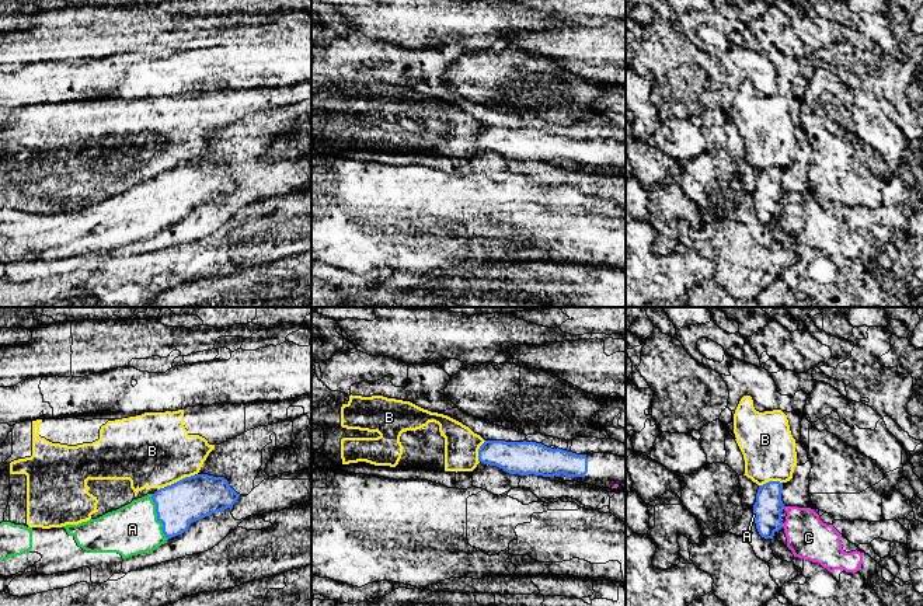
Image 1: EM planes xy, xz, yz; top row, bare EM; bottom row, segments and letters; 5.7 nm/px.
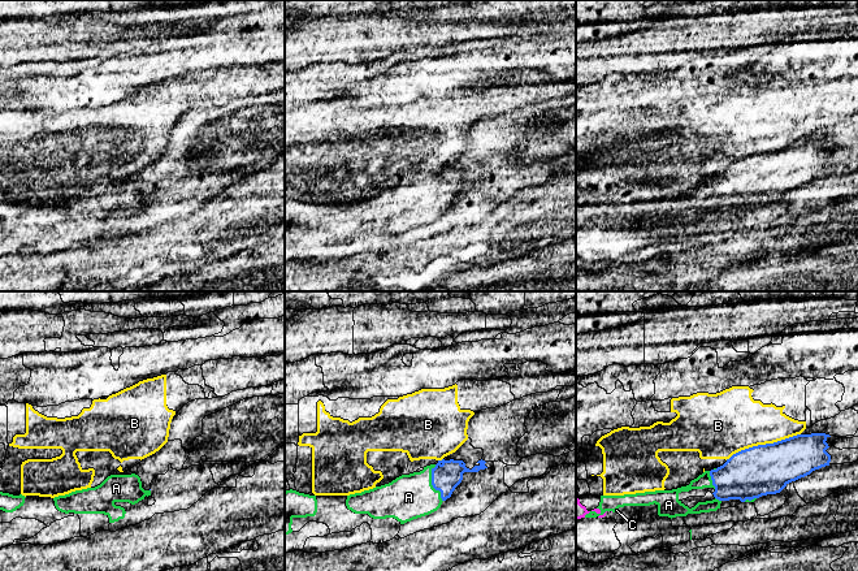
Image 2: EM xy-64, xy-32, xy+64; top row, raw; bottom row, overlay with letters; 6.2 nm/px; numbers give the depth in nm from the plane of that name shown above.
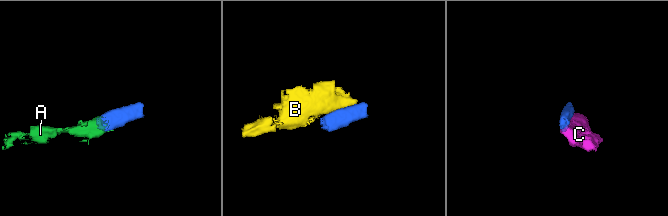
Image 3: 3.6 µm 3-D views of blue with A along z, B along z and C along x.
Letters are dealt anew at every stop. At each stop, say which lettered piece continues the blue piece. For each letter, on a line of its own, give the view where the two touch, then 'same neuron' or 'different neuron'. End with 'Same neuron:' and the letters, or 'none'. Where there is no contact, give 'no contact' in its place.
A: xy | same neuron
B: xy | different neuron
C: yz | different neuron
Same neuron: A

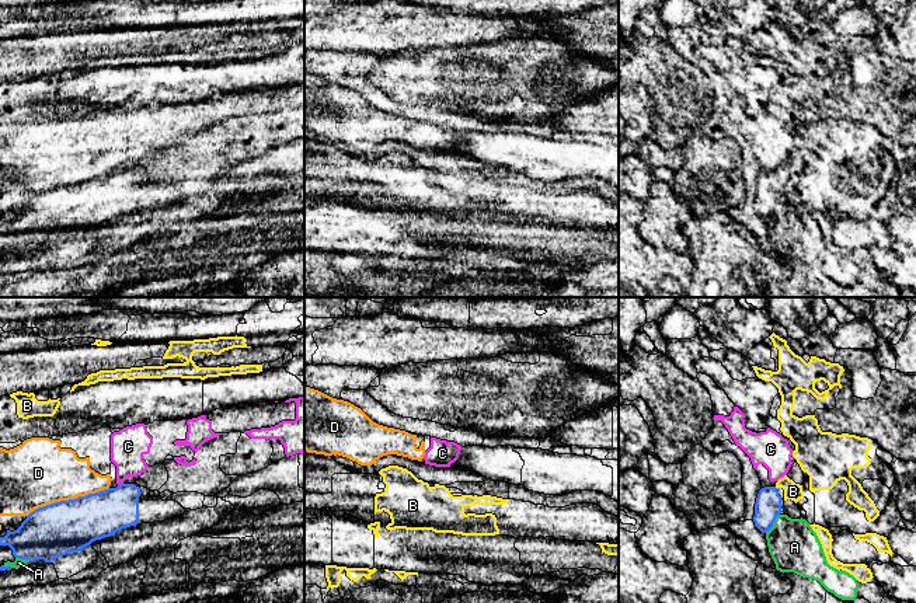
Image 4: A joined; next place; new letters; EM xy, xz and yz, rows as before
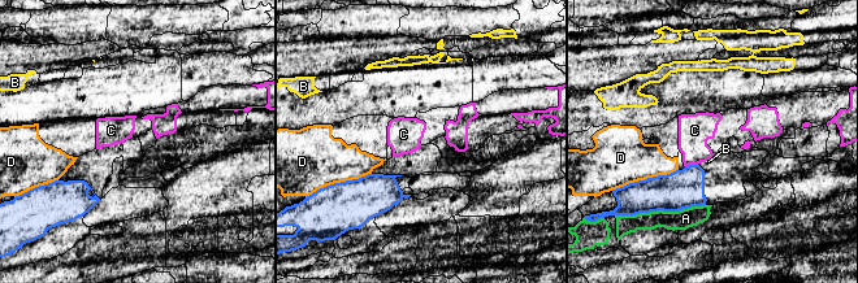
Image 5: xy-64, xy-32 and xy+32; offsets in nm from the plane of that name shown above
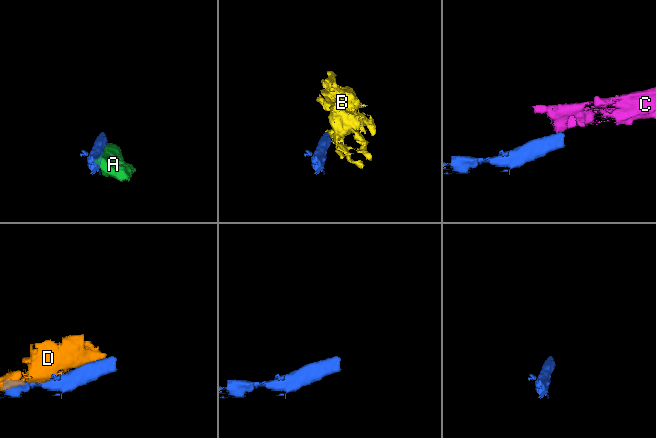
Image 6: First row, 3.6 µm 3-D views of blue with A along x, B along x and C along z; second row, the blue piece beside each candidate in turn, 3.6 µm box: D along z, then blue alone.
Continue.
A: yz | different neuron
B: no contact | different neuron
C: xy | different neuron
D: xy | different neuron
Same neuron: none

